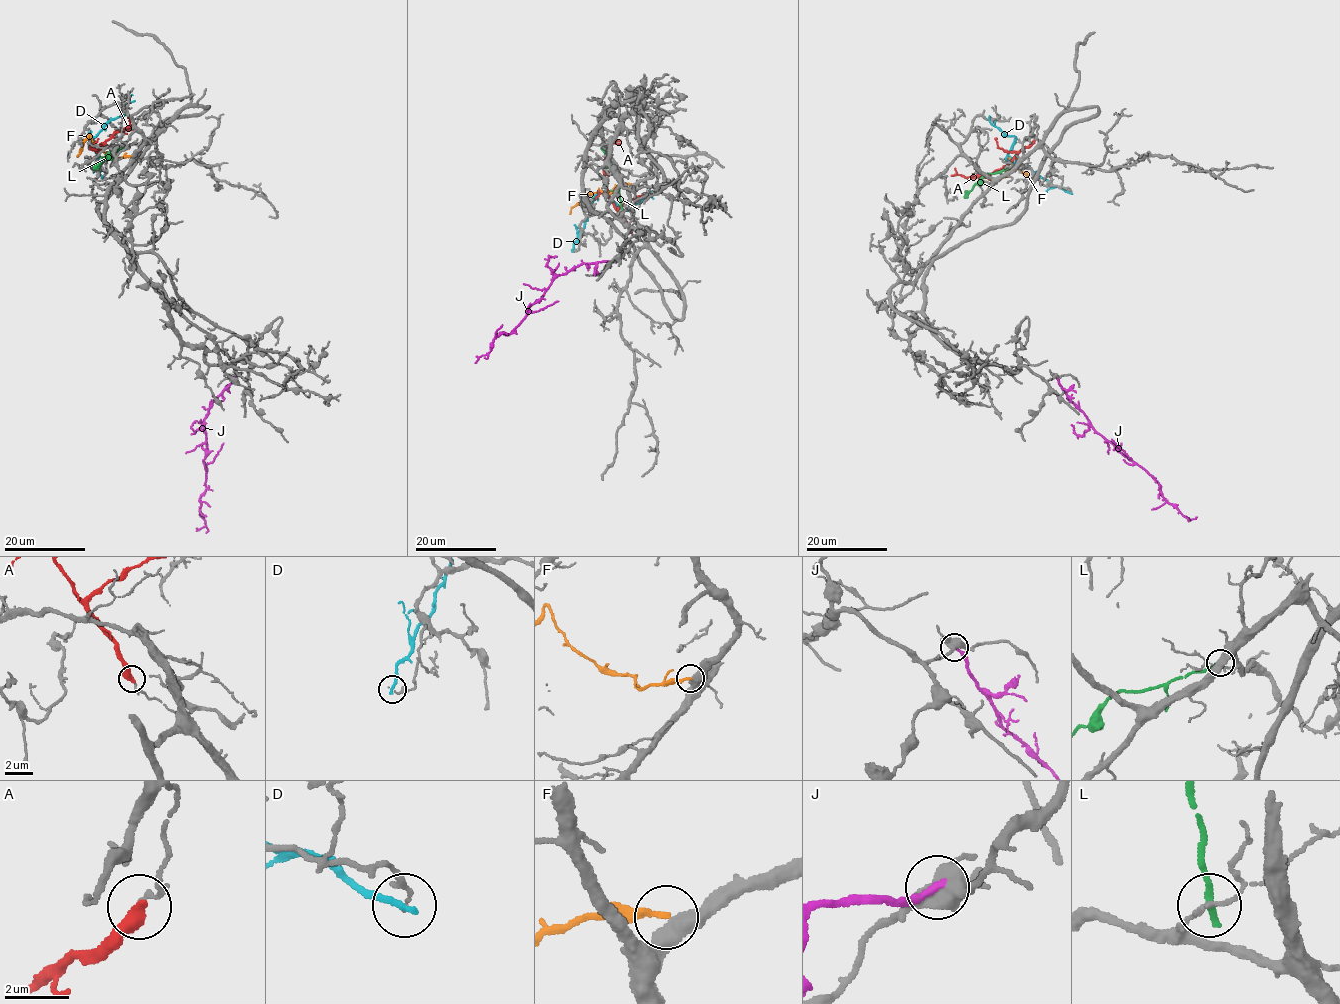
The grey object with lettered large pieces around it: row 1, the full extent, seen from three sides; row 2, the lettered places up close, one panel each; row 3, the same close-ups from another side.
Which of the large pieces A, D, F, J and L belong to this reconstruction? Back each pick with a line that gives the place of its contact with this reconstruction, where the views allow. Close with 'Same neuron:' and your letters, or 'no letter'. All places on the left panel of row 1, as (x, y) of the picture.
Same neuron: no letter

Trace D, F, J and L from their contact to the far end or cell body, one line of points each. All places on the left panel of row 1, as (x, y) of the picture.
D: (102, 178), (90, 140), (103, 125), (124, 116), (132, 94)
F: (131, 156), (117, 158), (114, 154), (106, 154), (89, 134), (77, 157)
J: (237, 375), (215, 398), (204, 420), (207, 470), (200, 511), (206, 524), (196, 528)
L: (126, 146), (114, 149), (93, 169)

